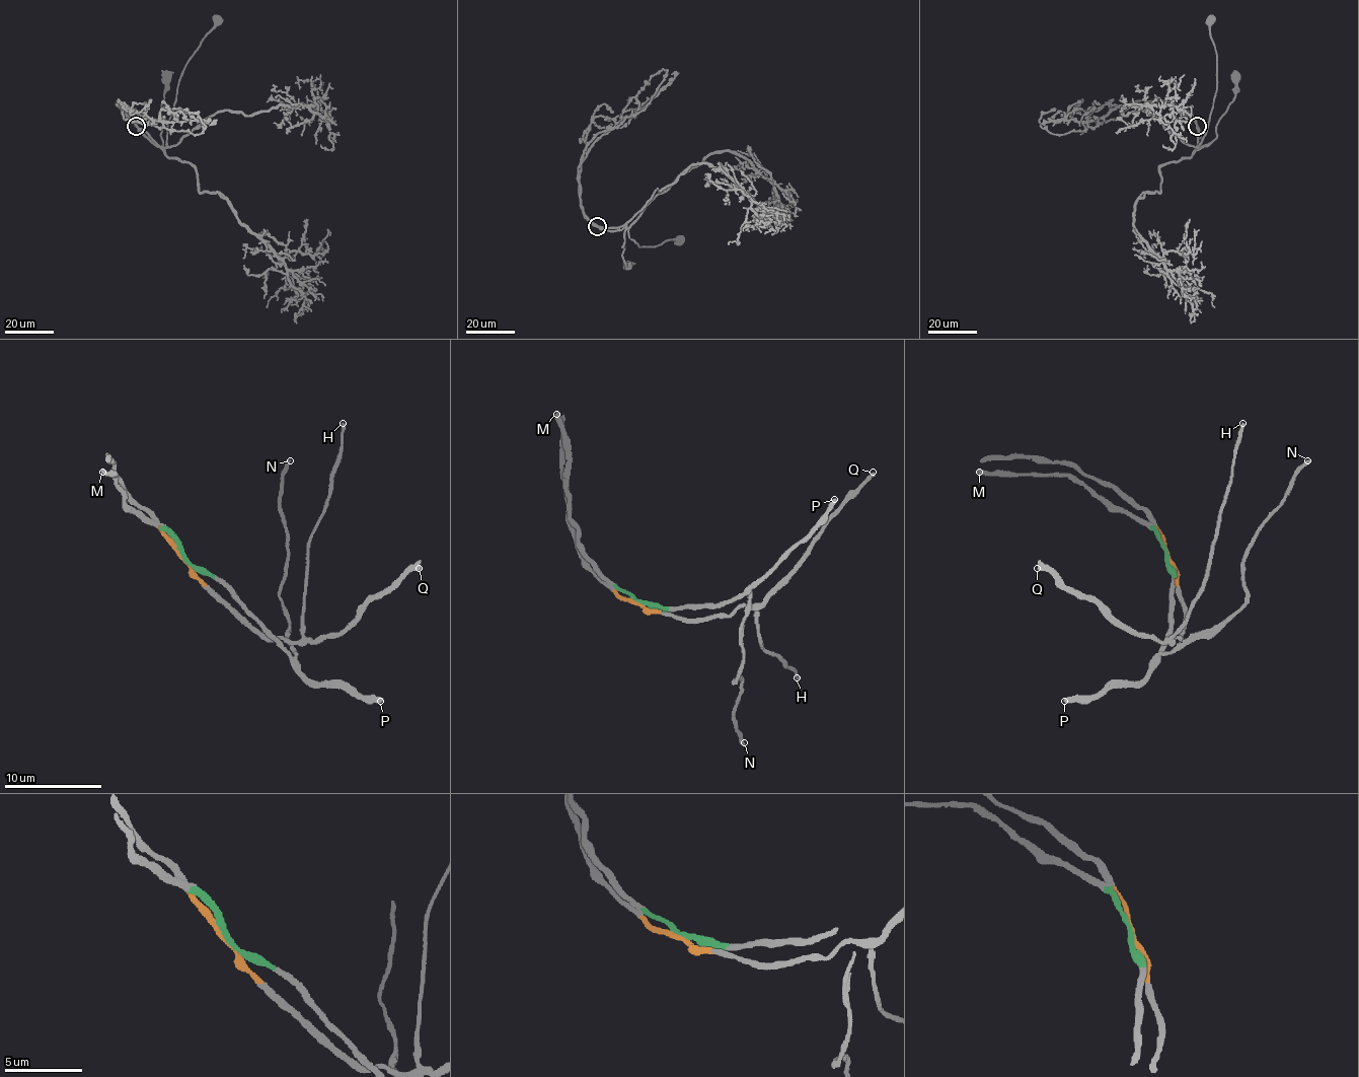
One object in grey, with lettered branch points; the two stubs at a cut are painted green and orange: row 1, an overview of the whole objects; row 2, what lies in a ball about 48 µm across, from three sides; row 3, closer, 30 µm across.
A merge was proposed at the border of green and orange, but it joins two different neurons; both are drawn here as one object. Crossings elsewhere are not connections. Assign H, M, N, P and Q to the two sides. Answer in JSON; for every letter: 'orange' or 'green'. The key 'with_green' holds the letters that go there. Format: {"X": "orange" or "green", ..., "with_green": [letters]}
{"H": "orange", "M": "green", "N": "green", "P": "green", "Q": "orange", "with_green": ["M", "N", "P"]}

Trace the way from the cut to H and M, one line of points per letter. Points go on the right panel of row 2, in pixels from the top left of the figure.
H: (1167, 556), (1178, 580), (1185, 626), (1180, 638), (1173, 641), (1173, 633), (1187, 617), (1204, 580), (1242, 422)
M: (1167, 556), (1165, 546), (1138, 516), (1112, 507), (1066, 476), (1002, 476), (978, 471)

